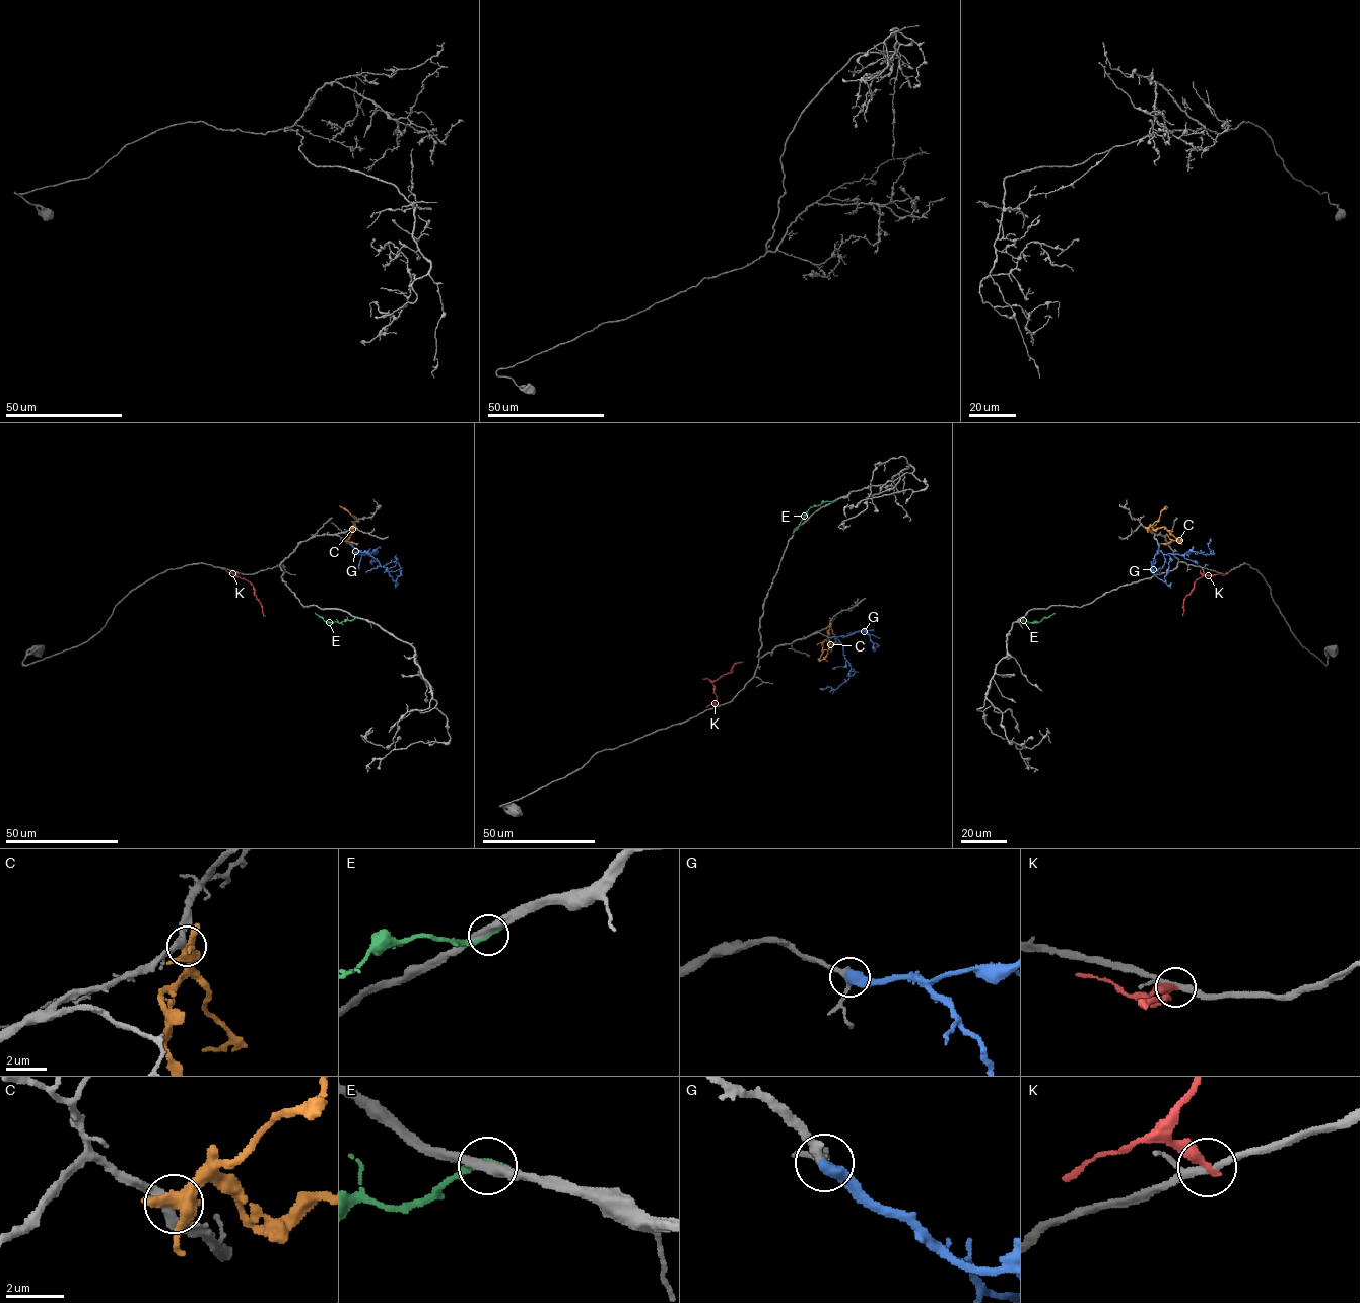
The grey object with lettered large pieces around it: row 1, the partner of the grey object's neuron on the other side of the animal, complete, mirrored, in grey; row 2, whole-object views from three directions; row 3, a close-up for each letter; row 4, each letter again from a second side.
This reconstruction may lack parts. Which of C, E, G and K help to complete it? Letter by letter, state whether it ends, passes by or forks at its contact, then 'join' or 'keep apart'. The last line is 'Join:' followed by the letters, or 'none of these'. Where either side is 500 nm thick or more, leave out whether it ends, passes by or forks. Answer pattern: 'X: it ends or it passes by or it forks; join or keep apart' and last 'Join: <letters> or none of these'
C: it forks; keep apart
E: it ends; keep apart
G: join
K: it ends; keep apart
Join: G

